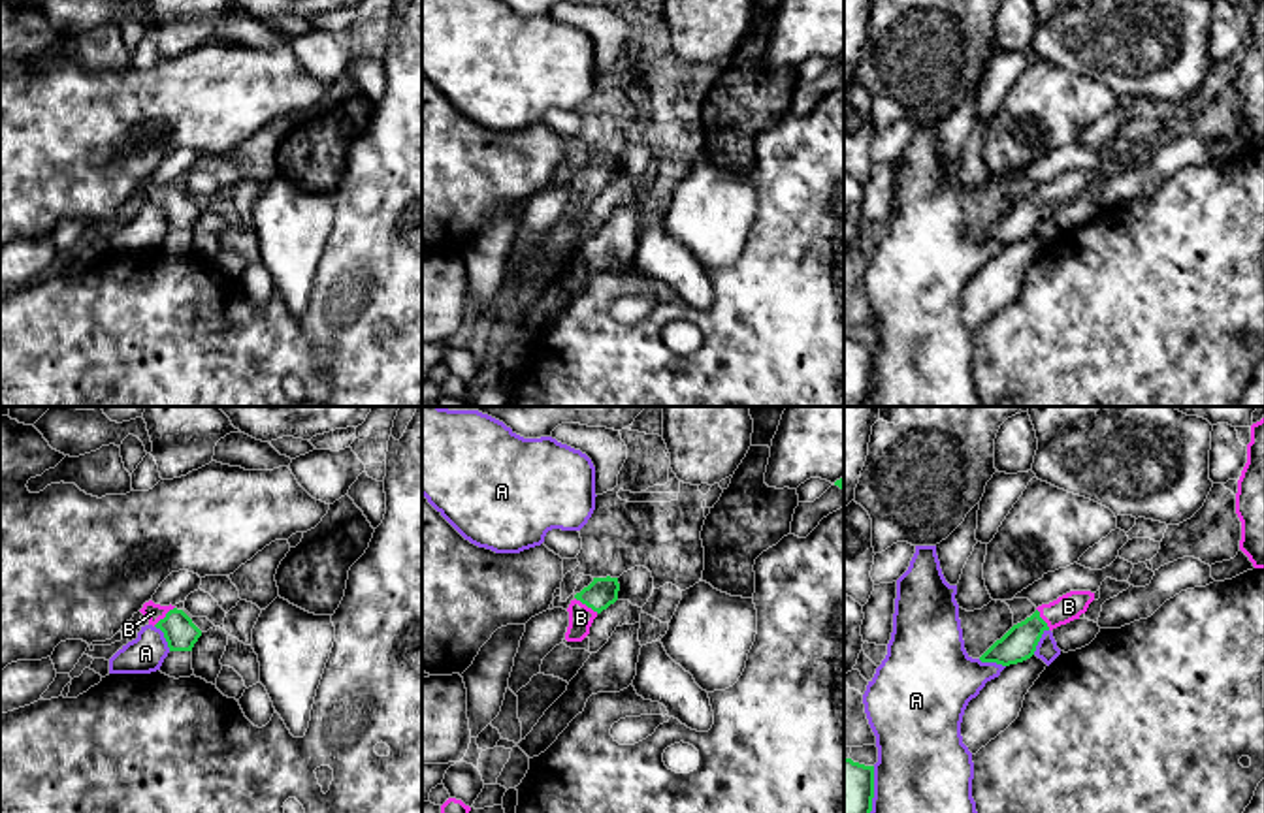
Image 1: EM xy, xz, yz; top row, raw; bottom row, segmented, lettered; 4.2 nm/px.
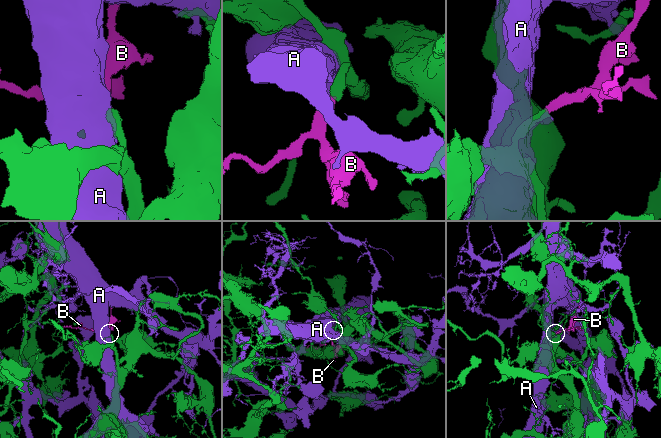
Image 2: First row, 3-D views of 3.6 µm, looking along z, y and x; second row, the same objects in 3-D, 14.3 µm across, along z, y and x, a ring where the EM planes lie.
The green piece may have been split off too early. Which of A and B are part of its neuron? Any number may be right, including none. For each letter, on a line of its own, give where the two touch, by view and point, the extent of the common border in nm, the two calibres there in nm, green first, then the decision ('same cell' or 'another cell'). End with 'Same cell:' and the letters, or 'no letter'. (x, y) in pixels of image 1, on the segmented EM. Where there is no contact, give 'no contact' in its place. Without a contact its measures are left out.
A: contact yz (1038, 640); length 130 nm; calibres 150 and 90 nm; another cell
B: contact xy (164, 618); length 130 nm; calibres 140 and 80 nm; same cell
Same cell: B

